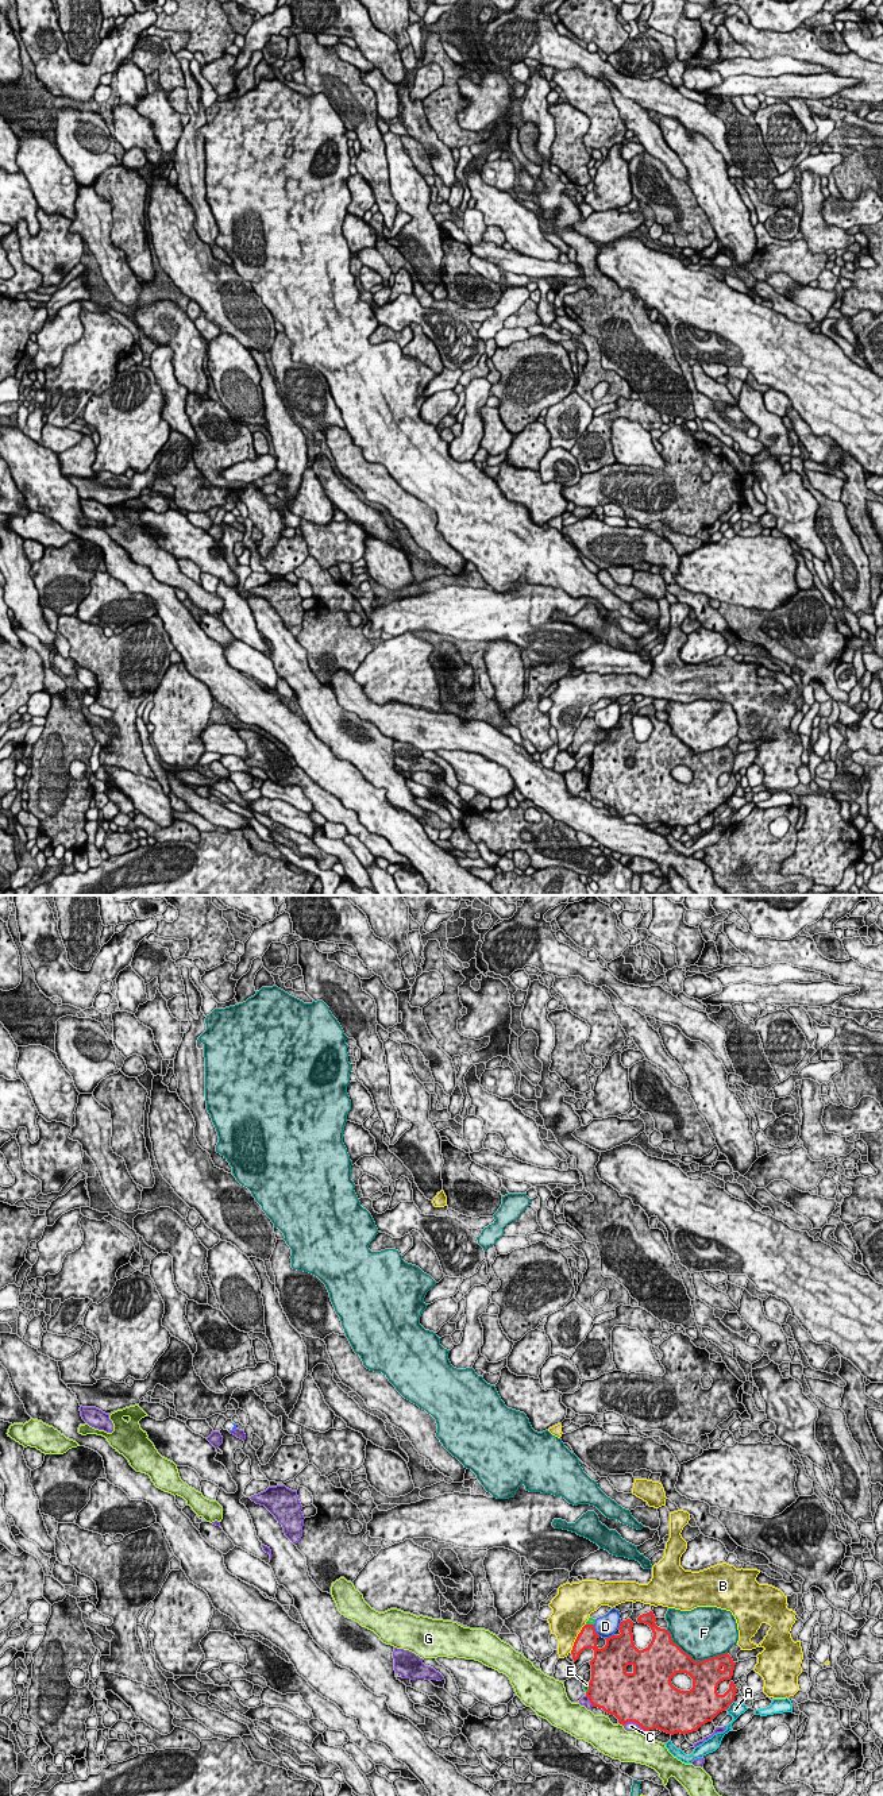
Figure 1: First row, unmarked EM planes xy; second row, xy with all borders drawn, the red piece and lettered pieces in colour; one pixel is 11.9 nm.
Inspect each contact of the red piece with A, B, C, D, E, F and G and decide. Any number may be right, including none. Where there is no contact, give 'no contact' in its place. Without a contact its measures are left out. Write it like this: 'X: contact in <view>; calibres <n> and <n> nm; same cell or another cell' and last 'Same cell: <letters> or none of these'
A: contact in xy; calibres 320 and 160 nm; another cell
B: contact in xy; calibres 220 and 400 nm; another cell
C: contact in xy; calibres 550 and 130 nm; another cell
D: contact in xy; calibres 220 and 260 nm; another cell
E: contact in xy; calibres 500 and 60 nm; another cell
F: contact in xy; calibres 360 and 440 nm; another cell
G: contact in xy; calibres 440 and 380 nm; another cell
Same cell: none of these

